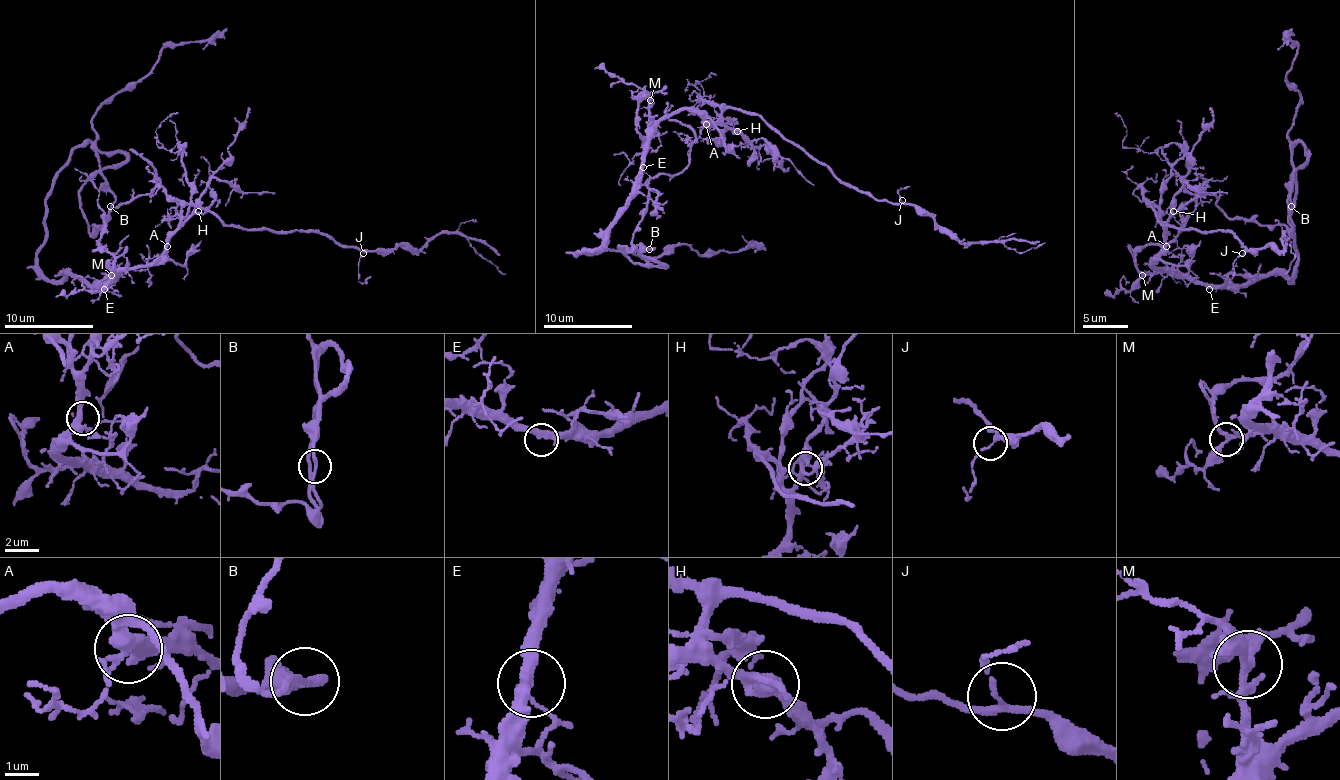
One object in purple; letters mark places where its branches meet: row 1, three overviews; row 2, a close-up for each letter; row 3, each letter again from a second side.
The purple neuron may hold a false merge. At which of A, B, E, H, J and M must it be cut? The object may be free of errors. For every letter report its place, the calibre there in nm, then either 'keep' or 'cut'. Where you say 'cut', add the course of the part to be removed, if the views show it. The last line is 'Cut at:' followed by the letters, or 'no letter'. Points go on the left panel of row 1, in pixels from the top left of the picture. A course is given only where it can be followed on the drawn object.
A: place (167, 246); calibre 320 nm; keep
B: place (110, 206); calibre 160 nm; keep
E: place (104, 289); calibre 380 nm; keep
H: place (198, 211); calibre 200 nm; keep
J: place (363, 253); calibre 180 nm; keep
M: place (111, 275); calibre 260 nm; keep
Cut at: no letter

